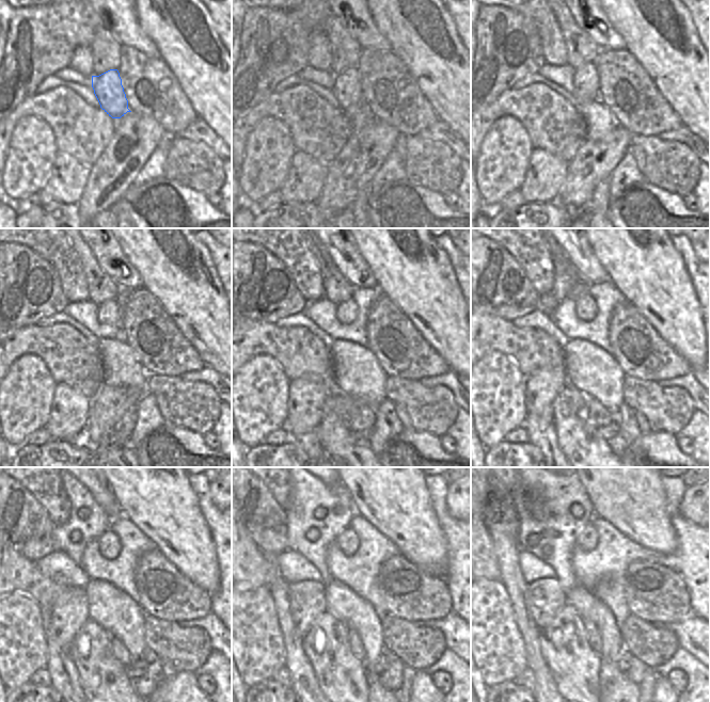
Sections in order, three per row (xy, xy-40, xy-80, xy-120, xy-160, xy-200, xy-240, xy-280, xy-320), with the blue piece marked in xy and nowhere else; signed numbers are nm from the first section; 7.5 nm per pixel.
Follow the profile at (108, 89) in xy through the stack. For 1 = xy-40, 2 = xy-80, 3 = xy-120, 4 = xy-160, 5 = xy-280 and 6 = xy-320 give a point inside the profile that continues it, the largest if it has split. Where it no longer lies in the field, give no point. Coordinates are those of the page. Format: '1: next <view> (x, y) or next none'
1: next xy-40 (347, 84)
2: next xy-80 (586, 81)
3: next xy-120 (108, 314)
4: next xy-160 (346, 313)
5: next xy-280 (348, 542)
6: next xy-320 (587, 540)

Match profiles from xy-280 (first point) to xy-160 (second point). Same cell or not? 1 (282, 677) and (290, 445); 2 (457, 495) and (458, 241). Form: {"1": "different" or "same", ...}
{"1": "different", "2": "same"}

